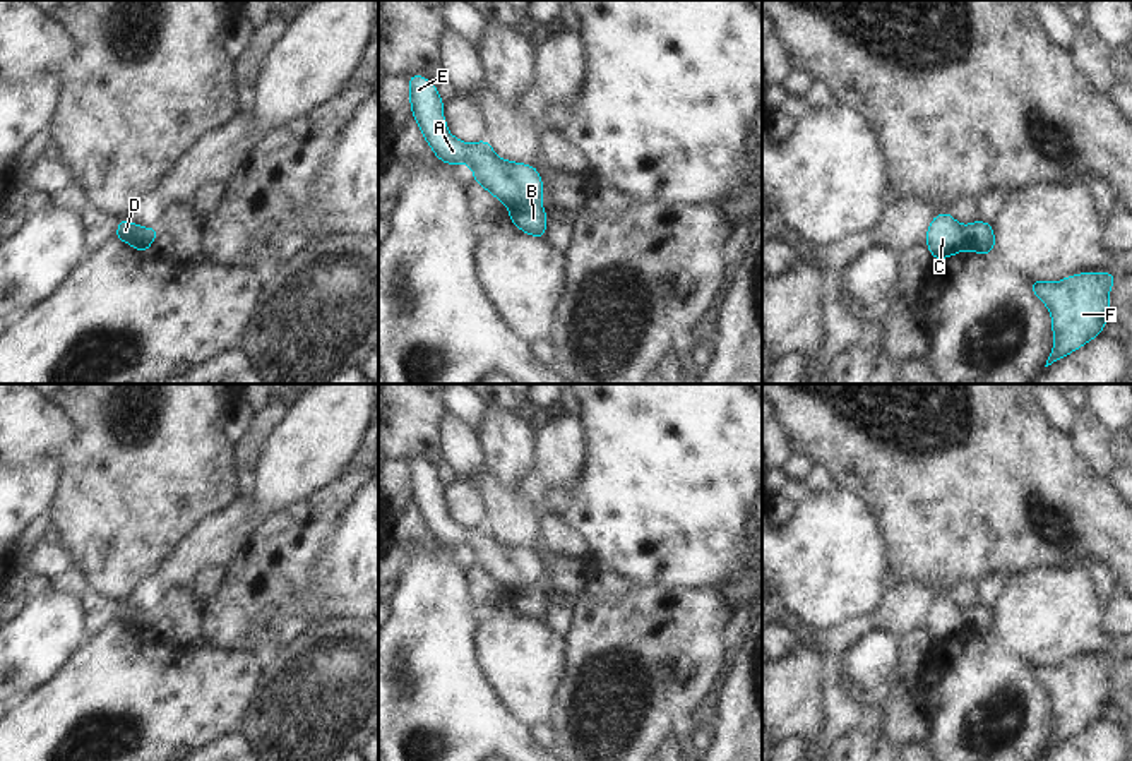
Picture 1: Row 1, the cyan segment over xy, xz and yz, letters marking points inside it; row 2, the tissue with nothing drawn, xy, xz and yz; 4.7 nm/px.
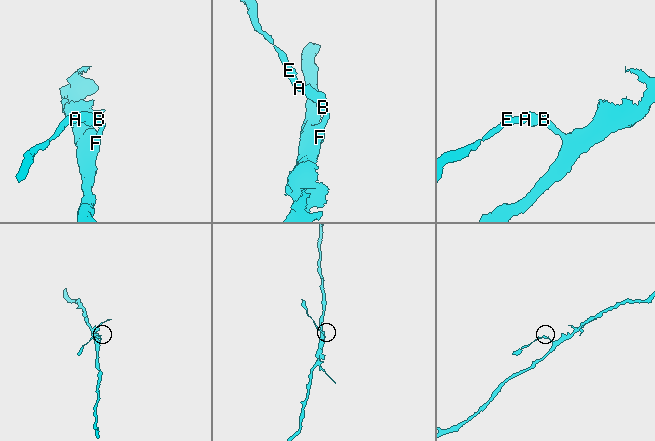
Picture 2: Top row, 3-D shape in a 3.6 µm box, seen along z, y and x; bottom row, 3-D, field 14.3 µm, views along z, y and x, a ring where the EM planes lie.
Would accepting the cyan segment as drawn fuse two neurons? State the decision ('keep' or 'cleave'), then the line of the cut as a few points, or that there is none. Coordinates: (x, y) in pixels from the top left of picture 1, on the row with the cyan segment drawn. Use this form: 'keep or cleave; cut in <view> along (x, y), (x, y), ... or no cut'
cleave; cut in xz along (538, 197), (509, 206)

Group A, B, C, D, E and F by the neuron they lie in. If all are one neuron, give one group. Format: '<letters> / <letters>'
A C D E / B F

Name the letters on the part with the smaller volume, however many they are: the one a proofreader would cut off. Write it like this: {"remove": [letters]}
{"remove": ["A", "C", "D", "E"]}

